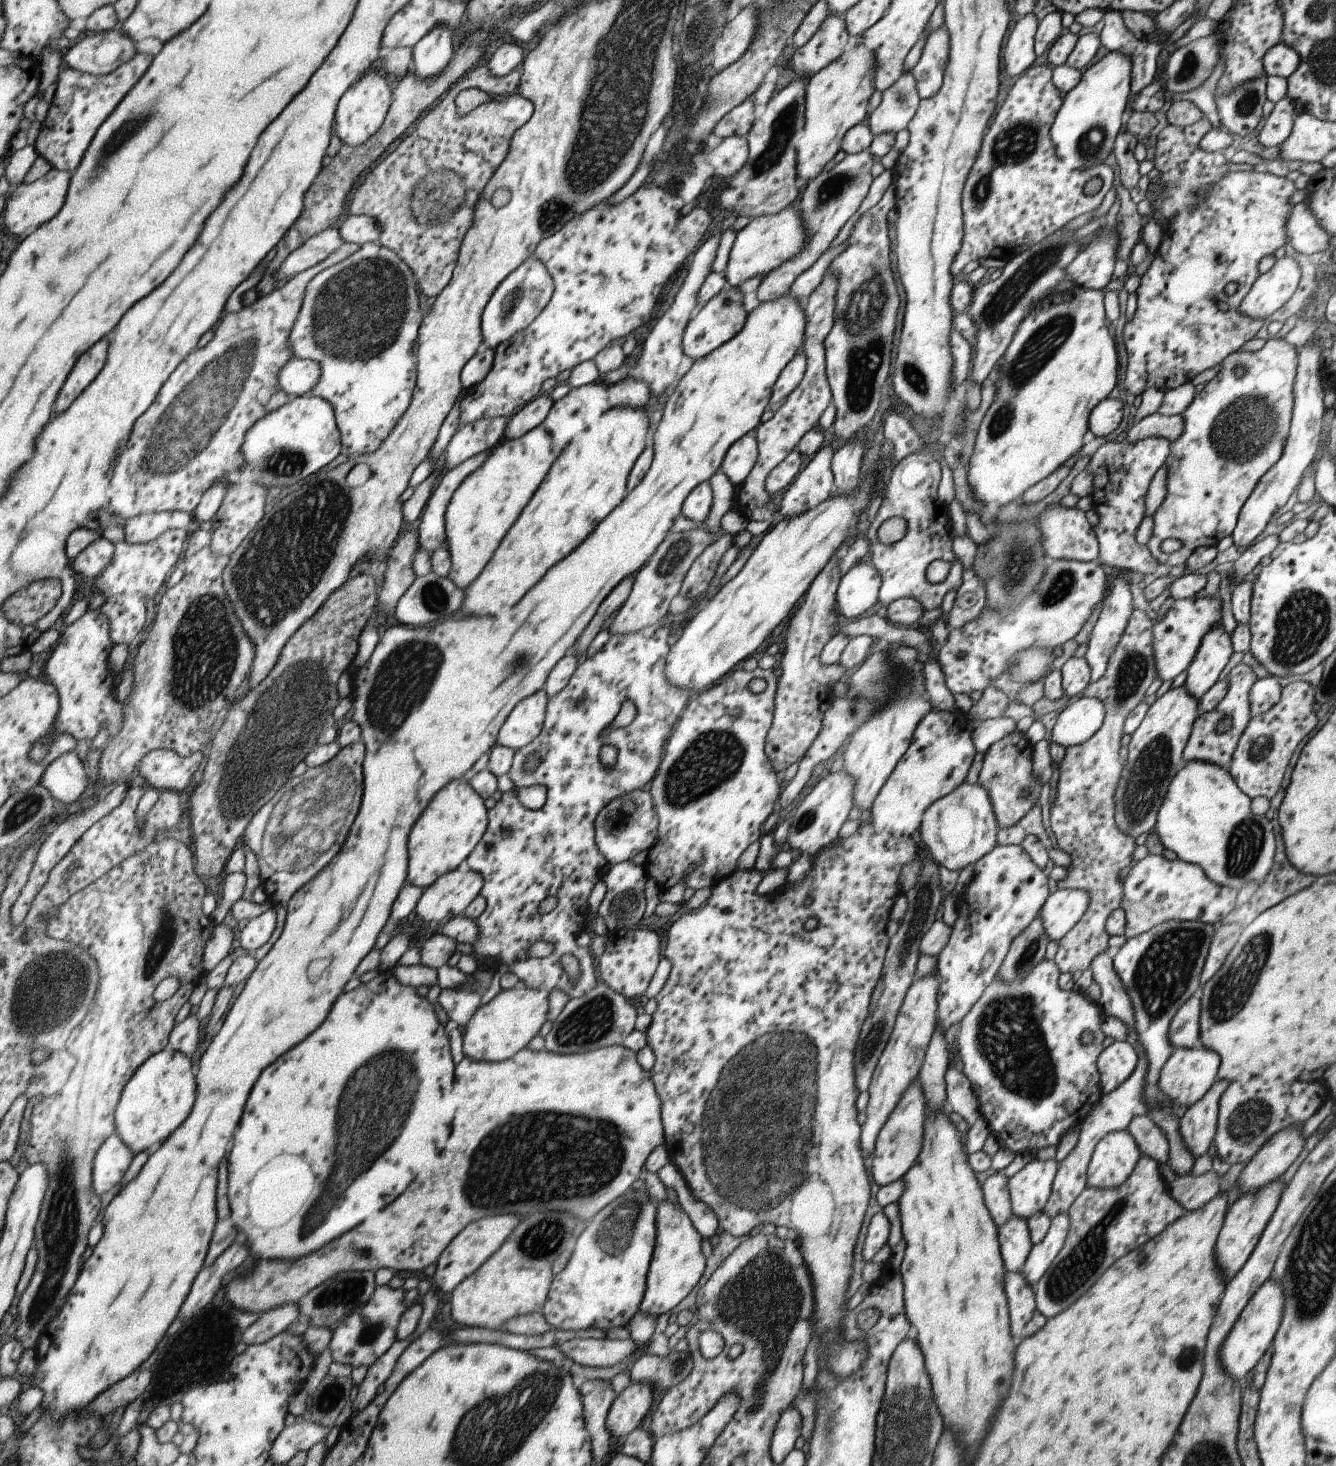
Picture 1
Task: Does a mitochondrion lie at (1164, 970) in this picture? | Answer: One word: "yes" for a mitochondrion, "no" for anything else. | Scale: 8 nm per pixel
yes

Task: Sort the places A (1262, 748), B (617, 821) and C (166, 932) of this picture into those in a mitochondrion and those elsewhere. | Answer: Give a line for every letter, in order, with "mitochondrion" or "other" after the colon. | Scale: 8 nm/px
A: mitochondrion
B: mitochondrion
C: mitochondrion

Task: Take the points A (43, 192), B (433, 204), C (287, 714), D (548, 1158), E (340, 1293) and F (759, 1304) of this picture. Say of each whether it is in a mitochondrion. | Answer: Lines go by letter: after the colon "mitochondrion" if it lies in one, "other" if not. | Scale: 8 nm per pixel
A: other
B: mitochondrion
C: mitochondrion
D: mitochondrion
E: mitochondrion
F: mitochondrion

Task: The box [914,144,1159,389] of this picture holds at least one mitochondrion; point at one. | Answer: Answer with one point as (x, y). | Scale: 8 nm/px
(1043, 260)

